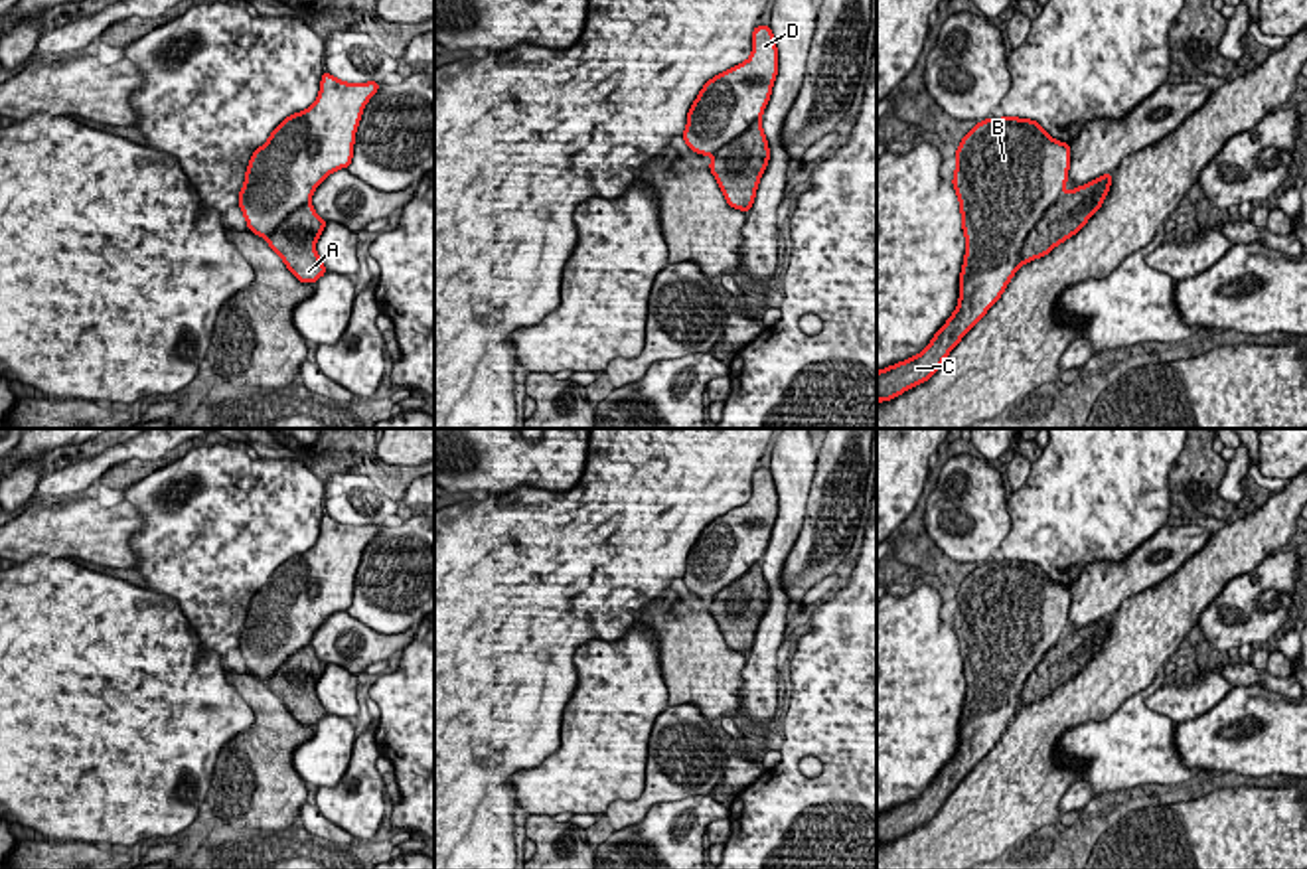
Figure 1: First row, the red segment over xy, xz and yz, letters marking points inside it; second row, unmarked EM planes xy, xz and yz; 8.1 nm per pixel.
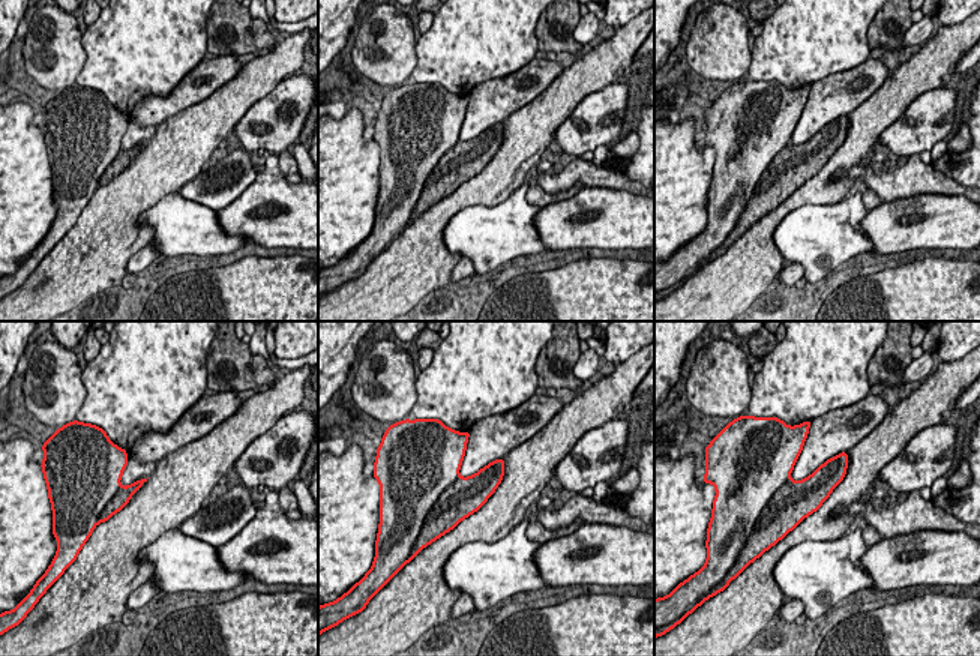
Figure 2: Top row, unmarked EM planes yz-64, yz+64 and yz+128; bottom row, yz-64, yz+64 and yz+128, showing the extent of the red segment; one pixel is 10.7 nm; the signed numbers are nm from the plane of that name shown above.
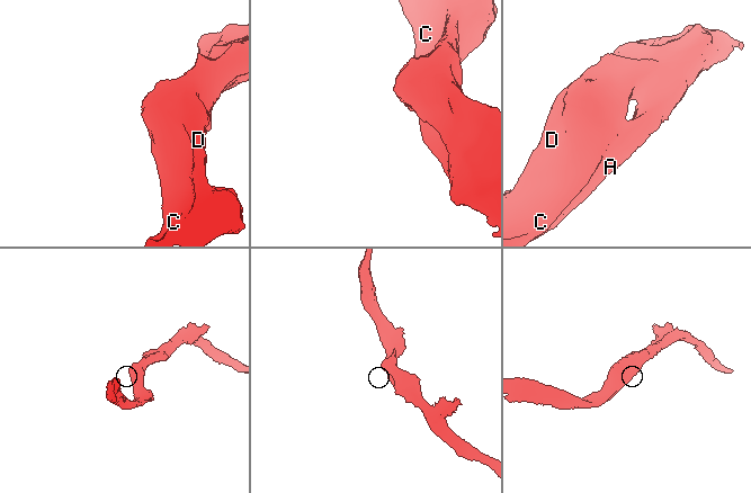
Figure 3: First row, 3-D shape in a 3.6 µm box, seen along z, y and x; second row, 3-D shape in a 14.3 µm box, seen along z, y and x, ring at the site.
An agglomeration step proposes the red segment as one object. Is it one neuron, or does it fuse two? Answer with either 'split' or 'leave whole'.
split

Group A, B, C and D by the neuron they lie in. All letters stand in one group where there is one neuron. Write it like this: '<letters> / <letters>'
A / B C D

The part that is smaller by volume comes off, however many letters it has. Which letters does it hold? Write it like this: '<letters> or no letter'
A

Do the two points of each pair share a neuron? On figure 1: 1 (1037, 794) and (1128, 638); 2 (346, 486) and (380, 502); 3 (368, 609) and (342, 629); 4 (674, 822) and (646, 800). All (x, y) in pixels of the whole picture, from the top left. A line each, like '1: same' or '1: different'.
1: same
2: same
3: different
4: different

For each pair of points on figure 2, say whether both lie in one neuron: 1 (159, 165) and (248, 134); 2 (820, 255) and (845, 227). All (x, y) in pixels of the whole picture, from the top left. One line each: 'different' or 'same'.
1: different
2: same

